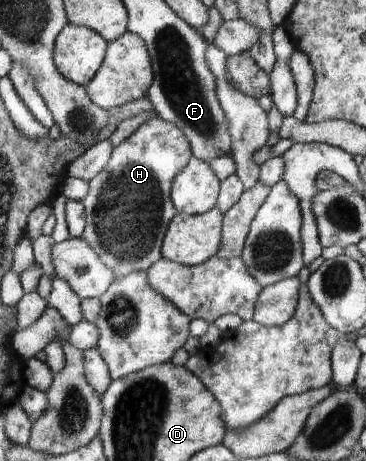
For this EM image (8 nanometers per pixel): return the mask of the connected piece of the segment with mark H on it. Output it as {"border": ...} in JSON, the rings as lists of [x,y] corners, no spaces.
{"border":[[[158,117],[157,119],[151,119],[143,123],[125,142],[116,146],[106,169],[90,182],[89,194],[85,197],[85,200],[82,200],[83,206],[86,206],[87,213],[86,229],[84,232],[85,238],[93,247],[93,250],[97,252],[99,258],[101,258],[109,268],[114,270],[116,278],[129,276],[135,271],[148,271],[158,260],[163,258],[162,246],[166,240],[167,231],[170,228],[171,221],[179,214],[179,210],[177,210],[172,199],[172,186],[174,185],[175,178],[186,169],[186,166],[190,164],[190,160],[193,156],[194,152],[185,132],[178,126],[175,126],[175,123],[167,122],[161,117]]]}

